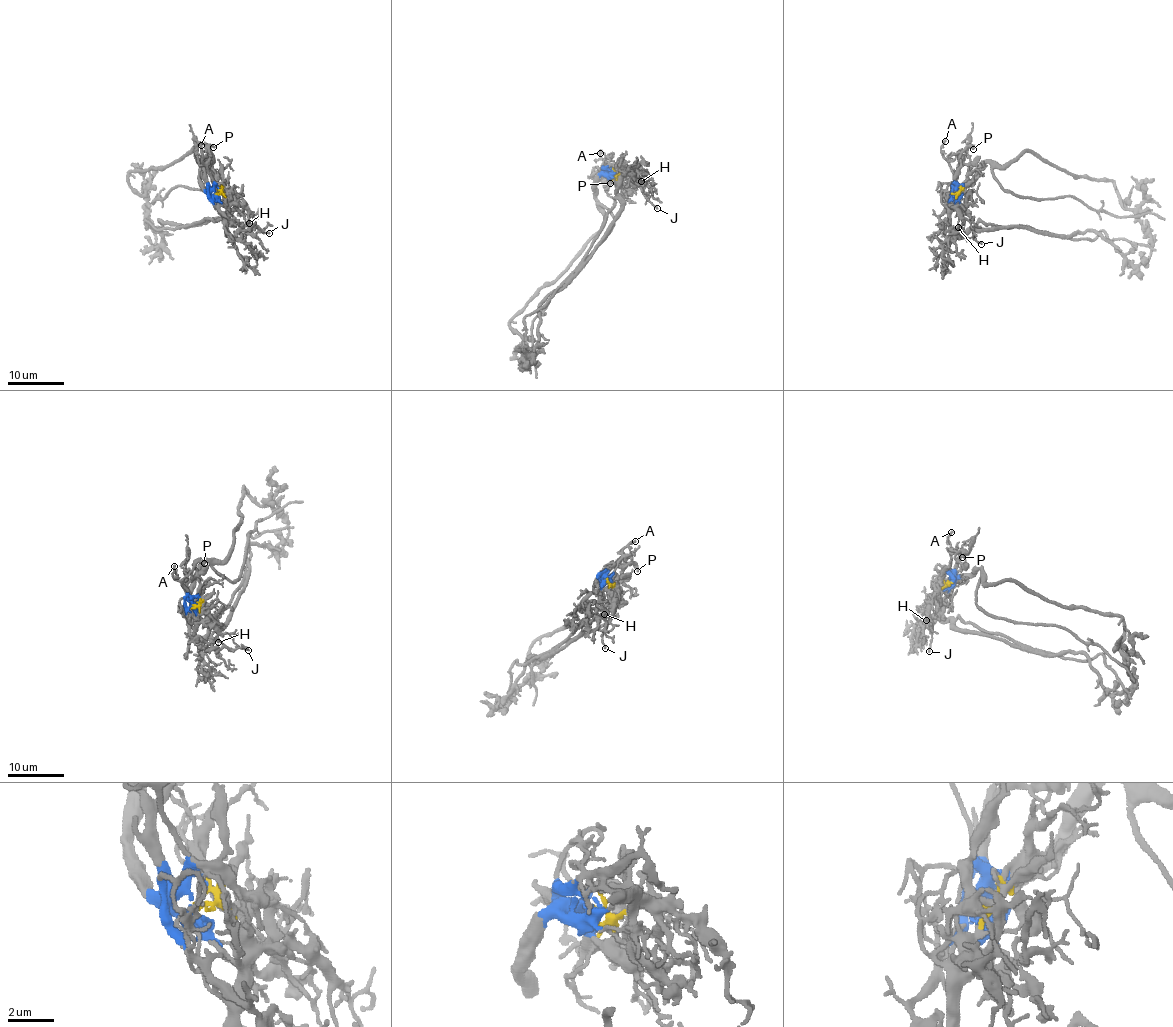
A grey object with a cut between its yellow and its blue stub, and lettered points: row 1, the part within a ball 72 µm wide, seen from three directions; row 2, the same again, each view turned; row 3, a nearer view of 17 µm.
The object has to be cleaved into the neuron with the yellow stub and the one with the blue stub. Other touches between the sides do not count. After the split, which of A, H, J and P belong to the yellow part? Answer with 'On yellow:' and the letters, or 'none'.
On yellow: H, J

